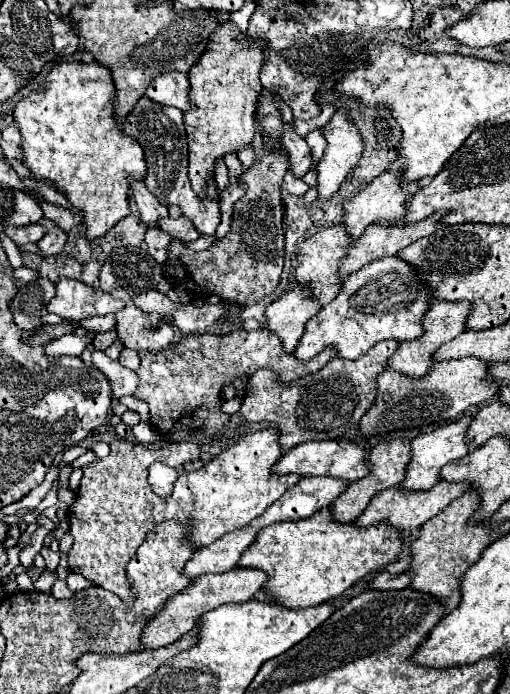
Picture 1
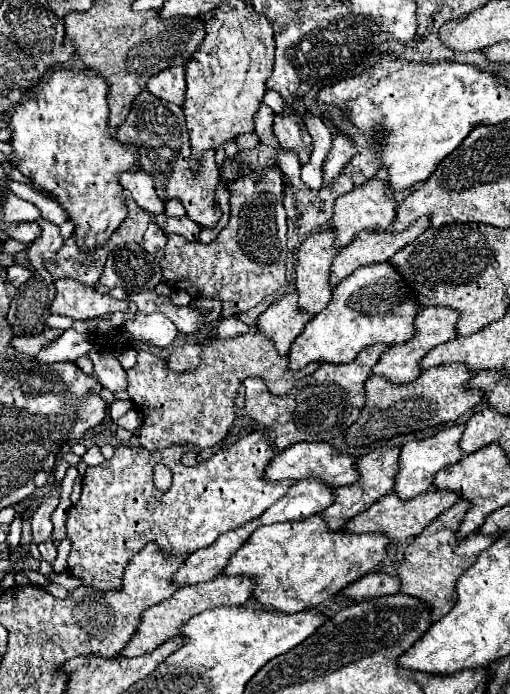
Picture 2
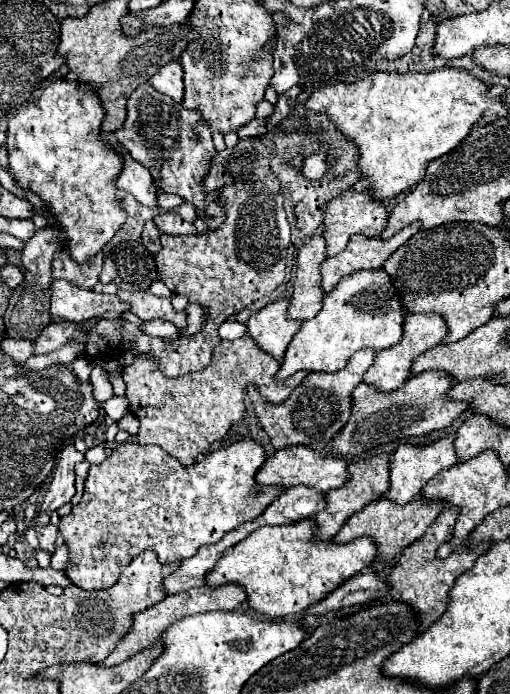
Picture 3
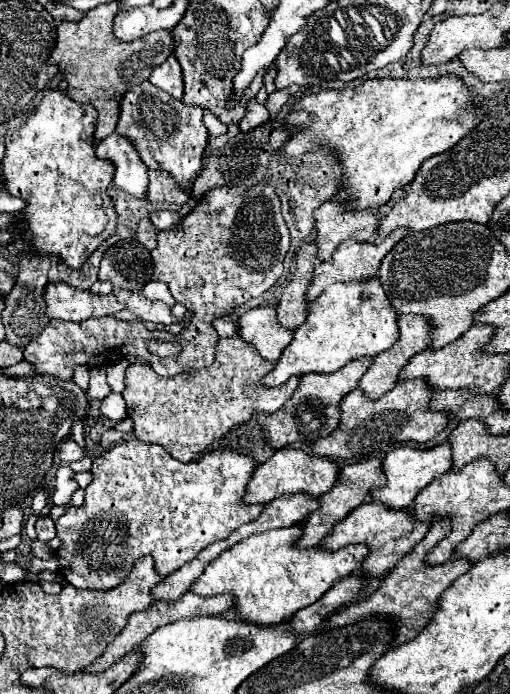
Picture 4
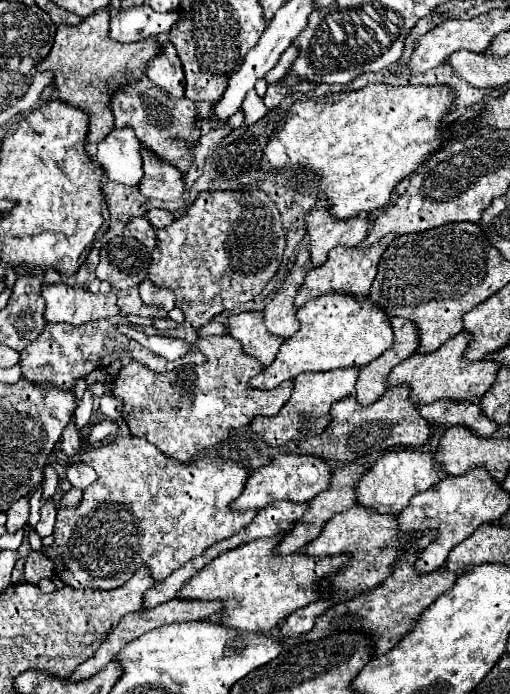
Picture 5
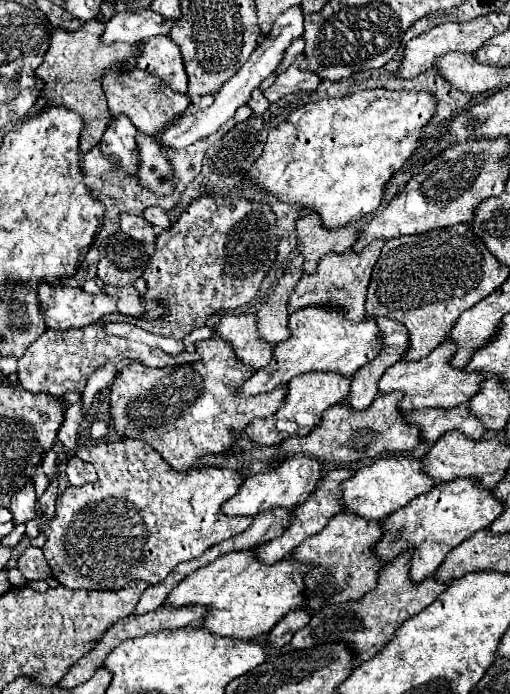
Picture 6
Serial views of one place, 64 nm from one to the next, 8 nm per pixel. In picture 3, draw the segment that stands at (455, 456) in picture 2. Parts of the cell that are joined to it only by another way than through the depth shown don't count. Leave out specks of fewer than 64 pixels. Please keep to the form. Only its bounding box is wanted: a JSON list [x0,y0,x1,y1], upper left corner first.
[384,434,458,504]

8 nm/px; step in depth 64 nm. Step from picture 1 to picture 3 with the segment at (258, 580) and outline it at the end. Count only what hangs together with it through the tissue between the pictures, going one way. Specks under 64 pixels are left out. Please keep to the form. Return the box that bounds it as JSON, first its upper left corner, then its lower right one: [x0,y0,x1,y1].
[102,582,246,666]

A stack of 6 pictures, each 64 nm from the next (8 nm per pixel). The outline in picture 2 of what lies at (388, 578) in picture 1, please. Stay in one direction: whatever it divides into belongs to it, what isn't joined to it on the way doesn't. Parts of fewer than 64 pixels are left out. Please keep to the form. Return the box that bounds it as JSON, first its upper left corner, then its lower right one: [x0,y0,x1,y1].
[342,572,400,602]

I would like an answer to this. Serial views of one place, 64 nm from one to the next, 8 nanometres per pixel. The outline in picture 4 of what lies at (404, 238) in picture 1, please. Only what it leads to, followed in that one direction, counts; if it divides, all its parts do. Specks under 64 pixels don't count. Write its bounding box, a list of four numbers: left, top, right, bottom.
[306,228,408,300]

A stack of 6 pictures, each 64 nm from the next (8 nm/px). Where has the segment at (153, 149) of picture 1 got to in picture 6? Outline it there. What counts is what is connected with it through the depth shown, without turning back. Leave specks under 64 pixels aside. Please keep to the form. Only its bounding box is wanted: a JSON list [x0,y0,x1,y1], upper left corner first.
[104,68,192,138]

